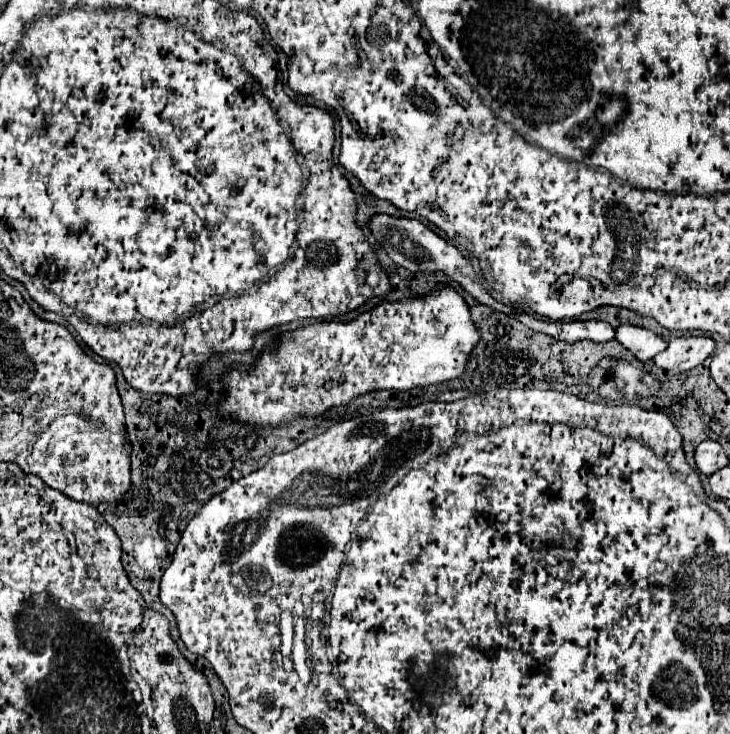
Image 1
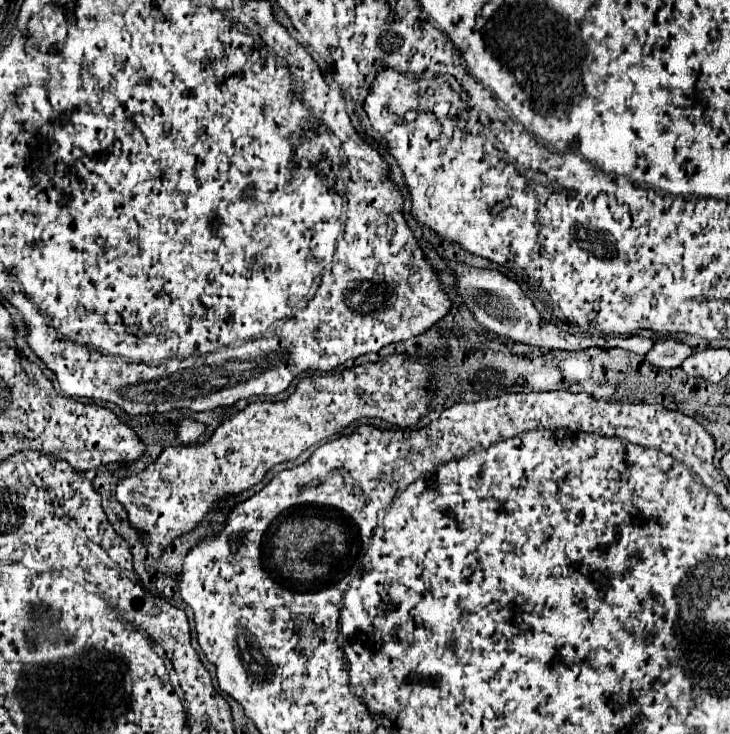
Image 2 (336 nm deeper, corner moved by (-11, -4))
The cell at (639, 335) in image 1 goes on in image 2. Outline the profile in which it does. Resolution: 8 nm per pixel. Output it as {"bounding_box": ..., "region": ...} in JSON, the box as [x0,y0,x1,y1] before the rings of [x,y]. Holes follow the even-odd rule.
{"bounding_box":[646,339,692,369],"region":[[[666,339],[666,341],[654,343],[654,347],[646,353],[646,361],[662,369],[672,369],[672,367],[680,367],[682,361],[690,355],[692,355],[692,349],[686,343]]]}

